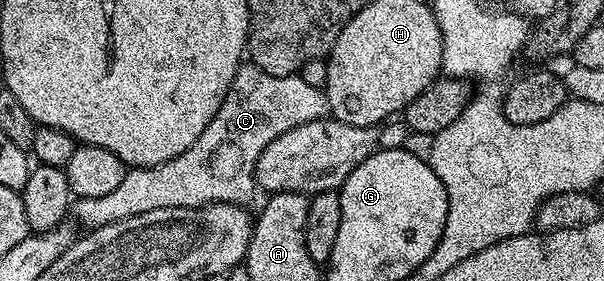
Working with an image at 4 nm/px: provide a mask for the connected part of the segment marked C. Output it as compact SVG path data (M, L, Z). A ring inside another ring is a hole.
M243 63L239 65L232 79L228 95L224 95L224 103L220 103L220 111L216 111L212 123L204 127L204 135L200 135L200 139L196 139L196 143L188 147L188 151L147 169L131 168L124 175L120 187L114 188L109 195L100 195L100 199L77 198L72 205L72 217L75 217L73 220L79 226L86 225L82 227L92 230L100 228L101 225L116 223L120 219L128 219L132 215L144 215L144 211L156 211L164 207L195 209L201 205L216 203L245 206L246 200L256 193L254 168L264 149L274 139L280 139L280 135L284 135L286 131L292 131L297 125L323 120L327 113L325 92L304 83L302 76L277 77L260 71L260 67L252 63Z

